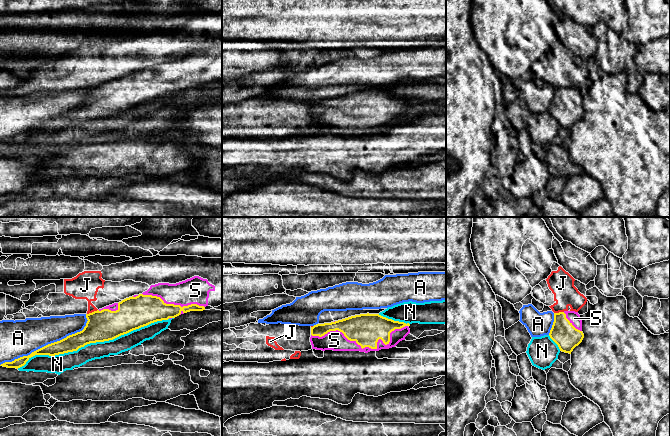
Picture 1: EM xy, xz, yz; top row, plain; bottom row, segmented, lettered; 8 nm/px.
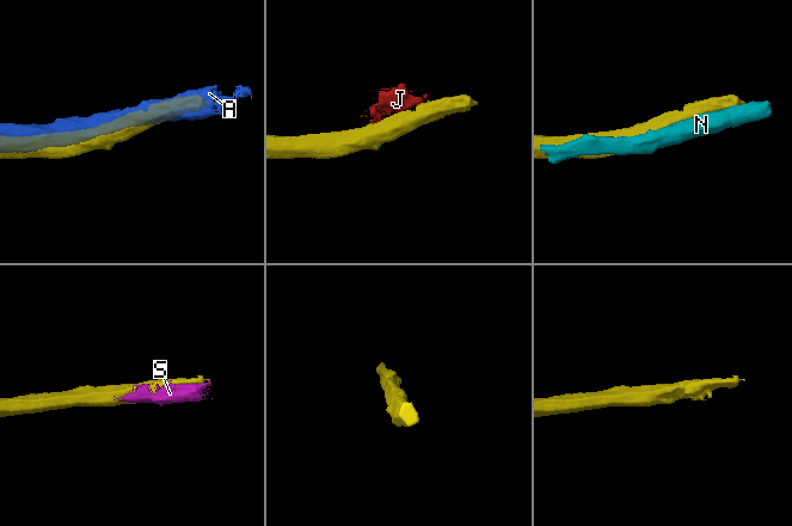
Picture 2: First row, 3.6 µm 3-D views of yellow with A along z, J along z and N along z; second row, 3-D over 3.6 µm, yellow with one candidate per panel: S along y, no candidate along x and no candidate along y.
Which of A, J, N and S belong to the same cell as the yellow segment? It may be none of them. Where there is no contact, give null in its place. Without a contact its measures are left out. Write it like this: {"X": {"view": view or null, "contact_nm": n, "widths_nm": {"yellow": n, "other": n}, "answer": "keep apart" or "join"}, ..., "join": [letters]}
{"A": {"view": "xy", "contact_nm": 800, "widths_nm": {"yellow": 130, "other": 300}, "answer": "keep apart"}, "J": {"view": "xy", "contact_nm": 100, "widths_nm": {"yellow": 240, "other": 220}, "answer": "keep apart"}, "N": {"view": "xy", "contact_nm": 1300, "widths_nm": {"yellow": 240, "other": 140}, "answer": "keep apart"}, "S": {"view": "xz", "contact_nm": 800, "widths_nm": {"yellow": 260, "other": 160}, "answer": "join"}, "join": ["S"]}

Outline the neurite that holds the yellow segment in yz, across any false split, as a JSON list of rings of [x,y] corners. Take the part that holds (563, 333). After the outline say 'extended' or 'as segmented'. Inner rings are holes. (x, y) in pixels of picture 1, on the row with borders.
[[[578,312],[554,313],[554,322],[549,336],[558,345],[560,351],[571,354],[584,338],[582,320]]]; extended

